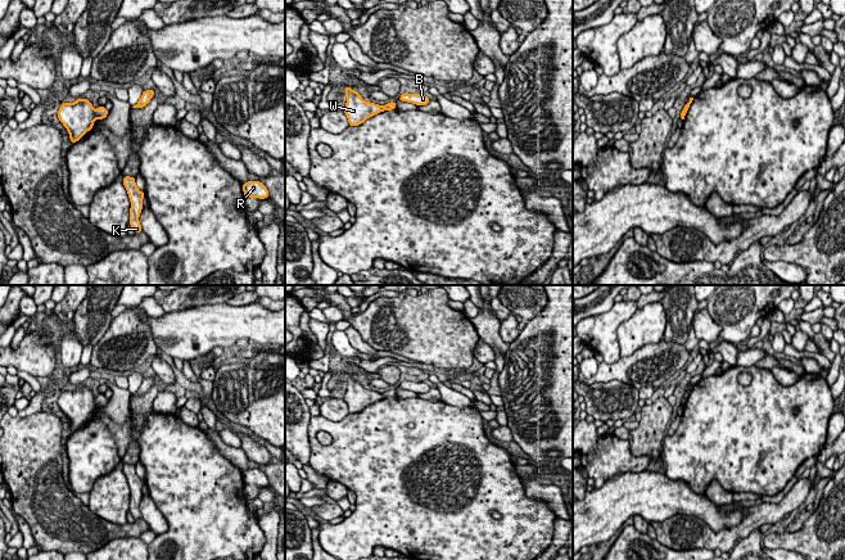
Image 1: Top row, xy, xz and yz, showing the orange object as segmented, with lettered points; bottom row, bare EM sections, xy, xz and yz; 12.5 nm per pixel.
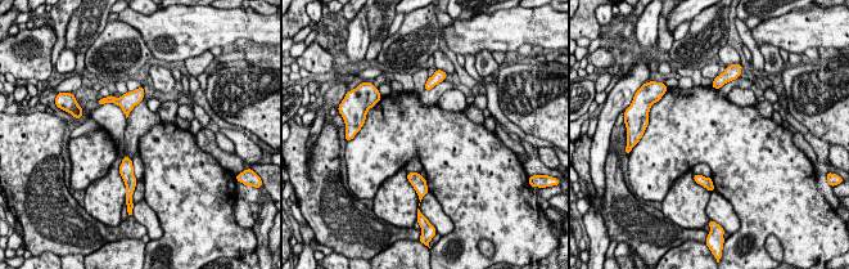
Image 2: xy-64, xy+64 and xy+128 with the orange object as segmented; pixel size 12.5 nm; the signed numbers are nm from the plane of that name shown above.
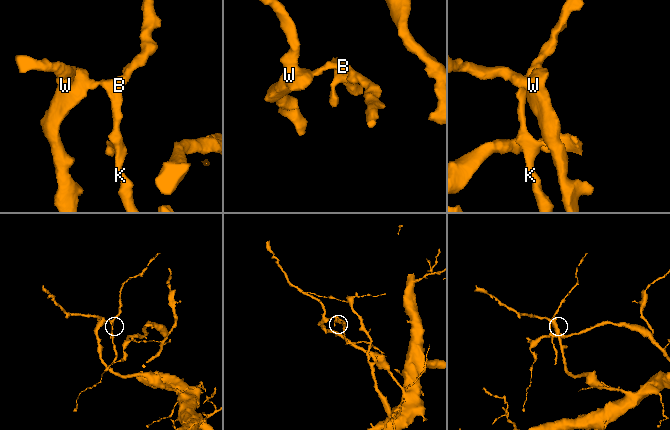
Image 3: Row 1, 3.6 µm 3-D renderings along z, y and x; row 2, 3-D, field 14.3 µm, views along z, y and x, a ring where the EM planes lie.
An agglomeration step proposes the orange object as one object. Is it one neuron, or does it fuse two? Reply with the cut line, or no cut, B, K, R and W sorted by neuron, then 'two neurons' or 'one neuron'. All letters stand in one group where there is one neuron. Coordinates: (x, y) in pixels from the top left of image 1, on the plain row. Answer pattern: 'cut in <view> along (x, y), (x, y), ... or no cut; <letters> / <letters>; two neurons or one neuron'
cut in xy along (94, 398), (96, 405); B K / R W; two neurons

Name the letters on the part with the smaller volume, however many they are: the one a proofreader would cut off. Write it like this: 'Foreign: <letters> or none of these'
Foreign: B, K

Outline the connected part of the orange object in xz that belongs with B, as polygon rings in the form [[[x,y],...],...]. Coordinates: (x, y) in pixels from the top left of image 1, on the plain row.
[[[405,380],[398,385],[401,389],[407,389],[407,390],[412,390],[416,393],[426,393],[430,390],[430,387],[426,383],[420,383],[420,381],[408,381]]]

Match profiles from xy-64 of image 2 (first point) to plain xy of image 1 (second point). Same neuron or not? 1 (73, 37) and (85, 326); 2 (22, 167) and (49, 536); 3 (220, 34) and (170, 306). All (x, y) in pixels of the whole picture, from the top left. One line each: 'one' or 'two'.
1: one
2: one
3: two

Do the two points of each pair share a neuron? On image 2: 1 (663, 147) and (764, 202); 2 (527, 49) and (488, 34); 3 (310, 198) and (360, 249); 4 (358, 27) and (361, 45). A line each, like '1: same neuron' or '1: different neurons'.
1: same neuron
2: different neurons
3: same neuron
4: same neuron

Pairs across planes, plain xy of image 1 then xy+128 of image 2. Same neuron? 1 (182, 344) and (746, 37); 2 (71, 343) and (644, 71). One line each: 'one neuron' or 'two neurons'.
1: two neurons
2: two neurons

